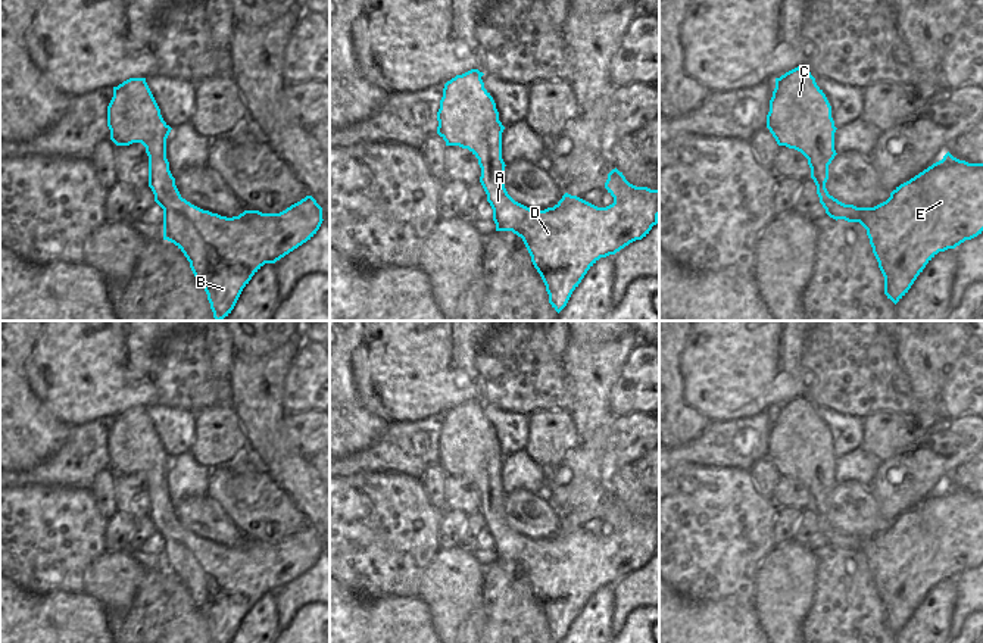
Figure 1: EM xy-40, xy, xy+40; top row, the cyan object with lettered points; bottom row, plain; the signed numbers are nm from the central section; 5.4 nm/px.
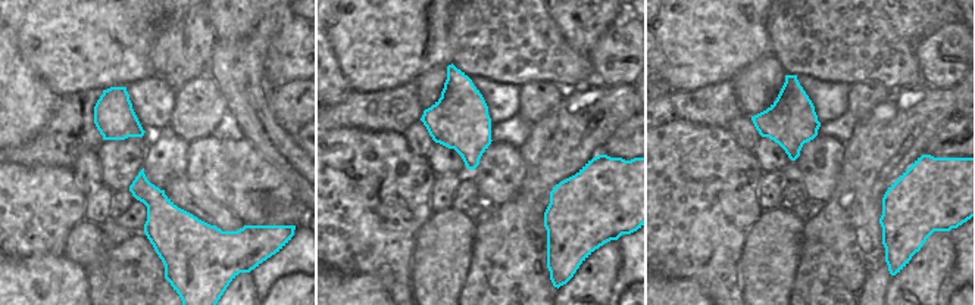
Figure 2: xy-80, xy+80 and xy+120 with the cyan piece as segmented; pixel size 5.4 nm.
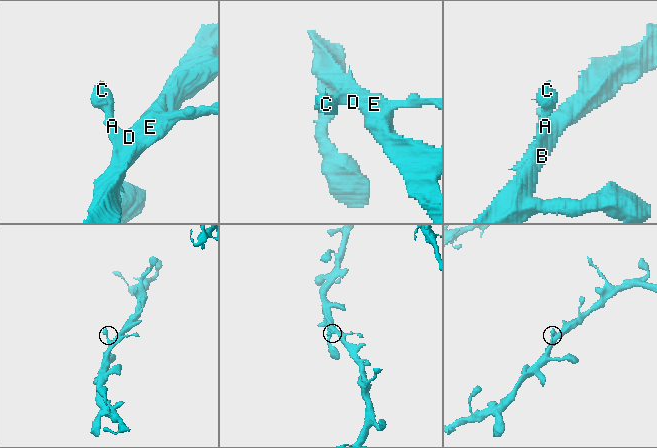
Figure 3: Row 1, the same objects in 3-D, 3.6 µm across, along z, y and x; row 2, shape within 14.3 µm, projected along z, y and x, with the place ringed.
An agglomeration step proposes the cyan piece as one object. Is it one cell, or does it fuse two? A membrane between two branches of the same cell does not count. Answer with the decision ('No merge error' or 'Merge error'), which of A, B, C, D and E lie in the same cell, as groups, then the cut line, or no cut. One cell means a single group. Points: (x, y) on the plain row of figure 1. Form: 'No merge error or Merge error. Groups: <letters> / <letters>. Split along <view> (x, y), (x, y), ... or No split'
No merge error. Groups: A B C D E. No split.

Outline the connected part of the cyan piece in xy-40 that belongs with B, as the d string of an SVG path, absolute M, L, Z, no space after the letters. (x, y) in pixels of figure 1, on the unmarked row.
M129 408L113 416L113 427L107 436L107 456L116 475L141 472L146 477L149 516L155 531L163 539L163 569L174 572L184 583L196 609L207 624L213 643L231 643L252 606L265 593L275 593L310 569L324 550L322 537L312 525L280 543L244 540L233 547L203 540L182 528L166 489L166 468L172 458L163 450L146 408Z

